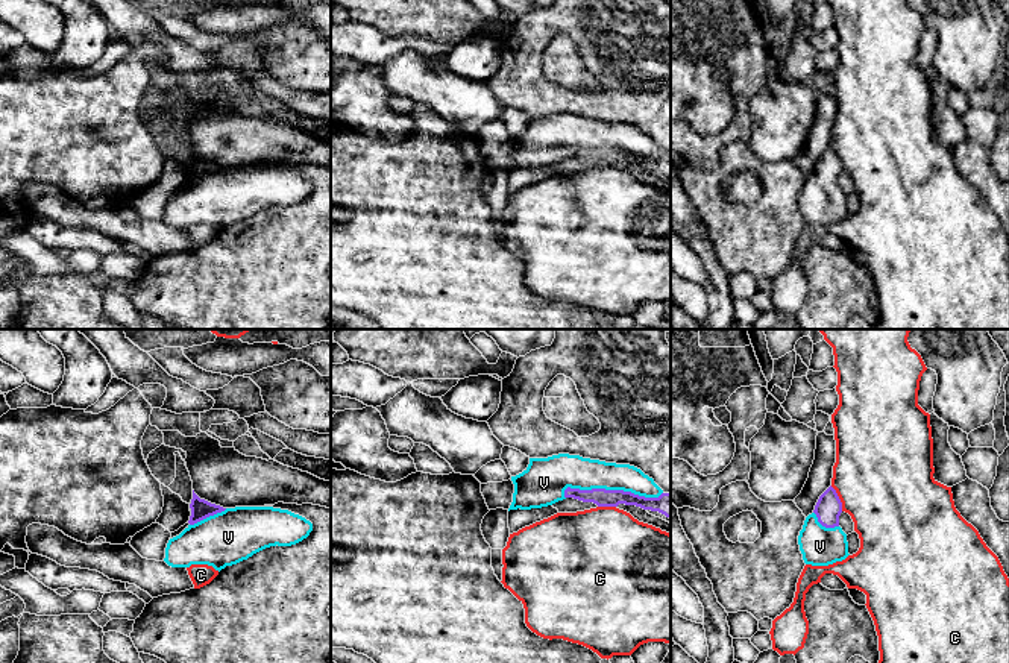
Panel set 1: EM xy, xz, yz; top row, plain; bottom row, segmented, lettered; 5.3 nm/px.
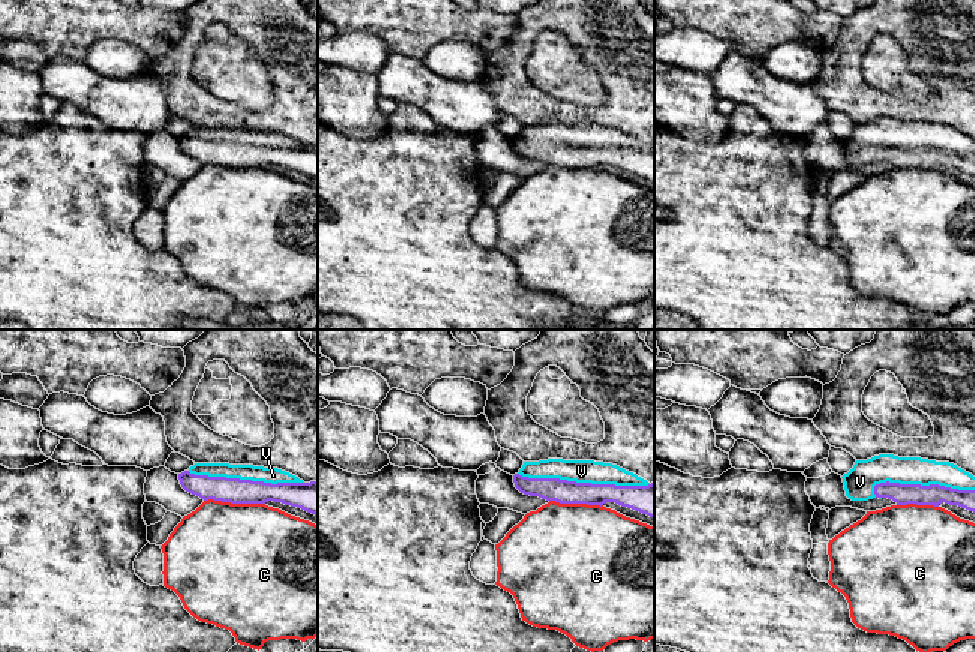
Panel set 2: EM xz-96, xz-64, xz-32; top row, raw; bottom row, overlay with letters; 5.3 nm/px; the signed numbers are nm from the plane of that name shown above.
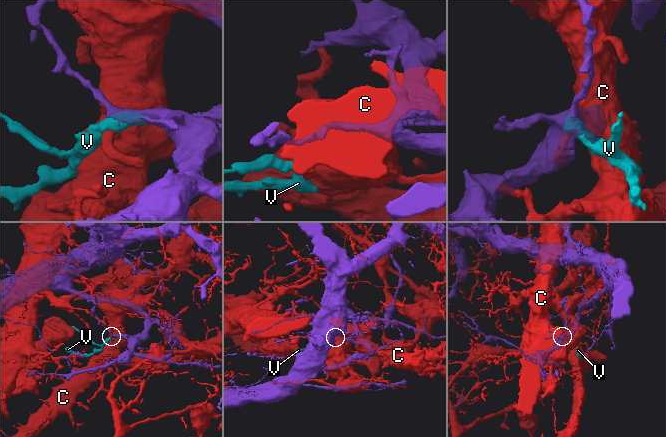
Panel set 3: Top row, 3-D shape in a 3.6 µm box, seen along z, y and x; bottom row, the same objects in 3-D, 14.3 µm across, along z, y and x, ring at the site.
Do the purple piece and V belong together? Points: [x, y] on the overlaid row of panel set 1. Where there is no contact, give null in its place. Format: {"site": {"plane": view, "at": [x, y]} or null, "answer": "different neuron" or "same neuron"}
{"site": {"plane": "xz", "at": [613, 490]}, "answer": "same neuron"}

